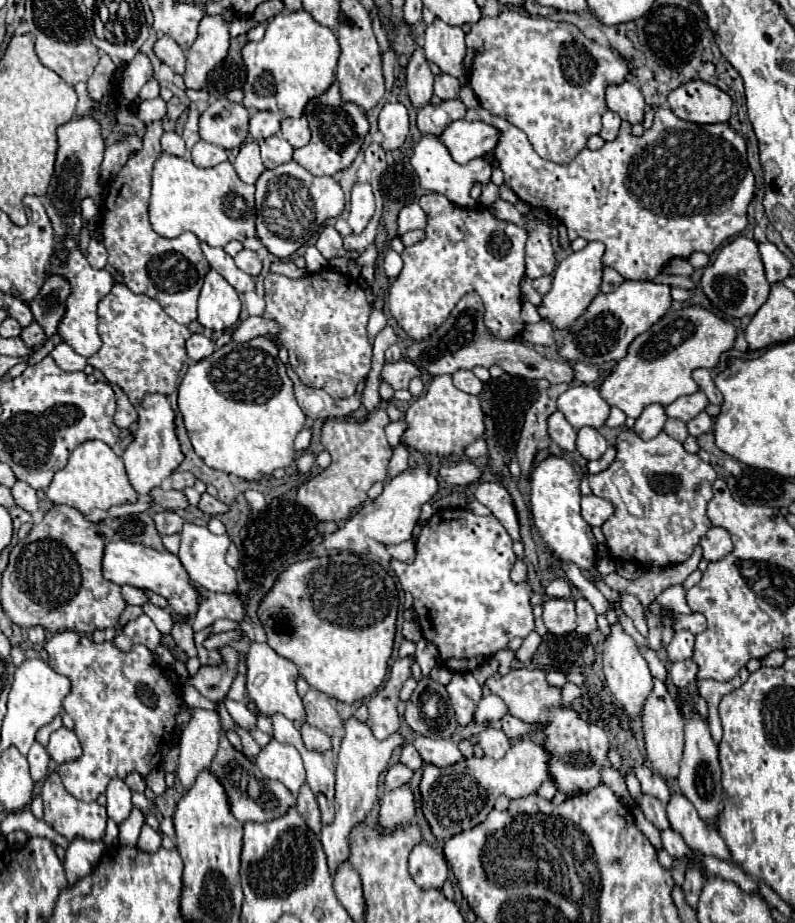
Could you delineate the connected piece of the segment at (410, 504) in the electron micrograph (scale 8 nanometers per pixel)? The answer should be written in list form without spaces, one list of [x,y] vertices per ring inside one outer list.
[[[426,464],[408,468],[396,478],[388,480],[384,484],[384,492],[376,500],[366,502],[358,512],[354,512],[346,520],[344,528],[338,528],[324,540],[324,546],[328,550],[336,548],[336,550],[350,550],[354,554],[366,554],[368,550],[362,550],[362,546],[366,546],[366,538],[372,538],[380,544],[400,544],[412,536],[414,524],[418,522],[420,516],[420,506],[424,502],[430,502],[436,492],[438,492],[438,480],[430,476]]]

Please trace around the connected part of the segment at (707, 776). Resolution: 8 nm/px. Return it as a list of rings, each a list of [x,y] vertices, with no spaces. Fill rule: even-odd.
[[[692,706],[692,714],[684,716],[684,730],[686,730],[686,746],[684,756],[680,764],[680,776],[678,784],[684,792],[684,796],[696,806],[698,814],[716,826],[716,818],[722,810],[722,770],[718,760],[718,744],[712,740],[708,720],[698,716],[698,712]]]

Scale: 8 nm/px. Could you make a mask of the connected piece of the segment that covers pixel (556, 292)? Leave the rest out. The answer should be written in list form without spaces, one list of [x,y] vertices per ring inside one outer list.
[[[588,242],[588,246],[580,252],[572,252],[566,256],[554,270],[554,280],[550,292],[542,296],[540,306],[536,306],[538,314],[542,320],[550,322],[554,328],[564,330],[580,318],[594,296],[600,292],[600,282],[602,282],[602,254],[604,254],[604,244],[602,242]]]

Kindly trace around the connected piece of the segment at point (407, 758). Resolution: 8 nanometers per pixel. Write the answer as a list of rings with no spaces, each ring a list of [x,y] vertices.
[[[404,744],[404,748],[402,748],[402,752],[400,752],[400,762],[404,764],[404,766],[408,766],[410,770],[418,770],[418,768],[422,768],[422,756],[416,752],[416,748],[412,746],[412,744]]]

